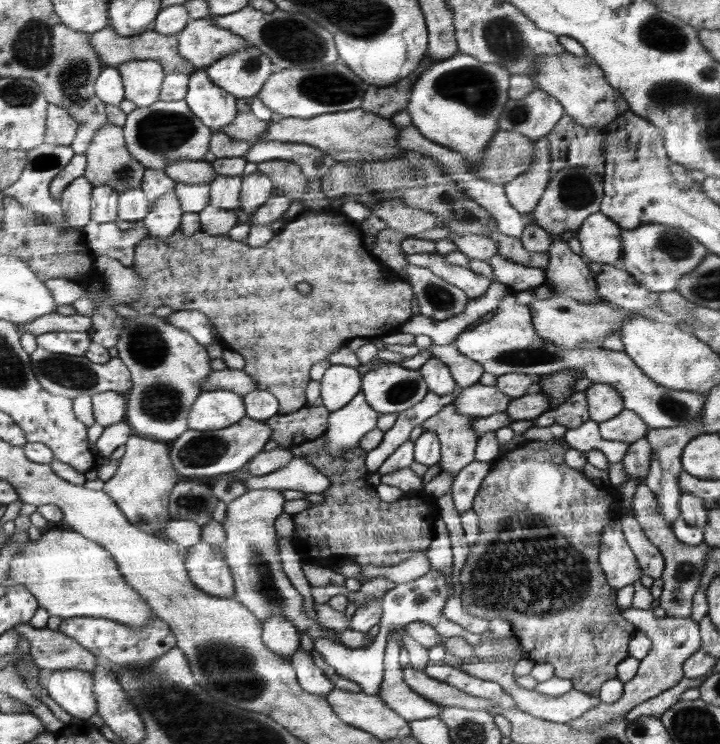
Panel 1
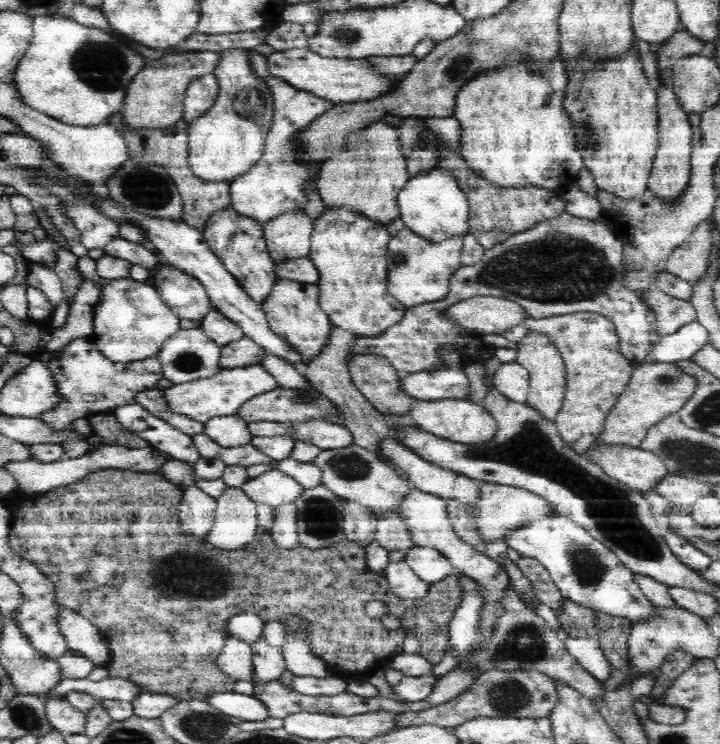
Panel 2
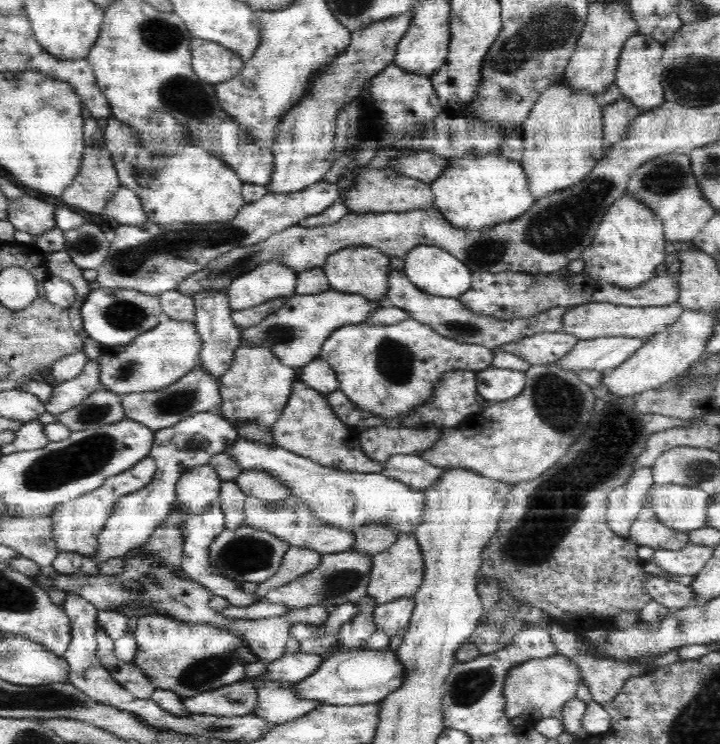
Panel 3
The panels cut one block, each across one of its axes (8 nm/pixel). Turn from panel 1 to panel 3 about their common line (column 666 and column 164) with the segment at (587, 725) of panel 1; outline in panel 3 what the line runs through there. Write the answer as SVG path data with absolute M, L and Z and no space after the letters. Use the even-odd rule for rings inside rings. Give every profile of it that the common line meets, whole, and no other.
M162 615L140 617L135 638L137 654L134 665L142 670L154 688L172 691L180 698L193 698L200 691L241 682L247 678L247 665L260 660L244 640L225 628L186 623Z

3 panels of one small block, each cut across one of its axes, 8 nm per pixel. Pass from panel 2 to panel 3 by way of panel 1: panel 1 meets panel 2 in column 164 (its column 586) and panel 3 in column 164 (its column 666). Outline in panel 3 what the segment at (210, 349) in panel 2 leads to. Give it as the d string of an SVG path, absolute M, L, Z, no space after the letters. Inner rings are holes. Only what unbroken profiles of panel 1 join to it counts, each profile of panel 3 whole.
M198 366L192 371L176 380L174 384L150 390L150 392L128 393L120 395L125 418L135 420L148 428L157 431L161 428L174 426L177 422L201 412L217 411L222 402L221 383L219 378L206 372L204 366Z

